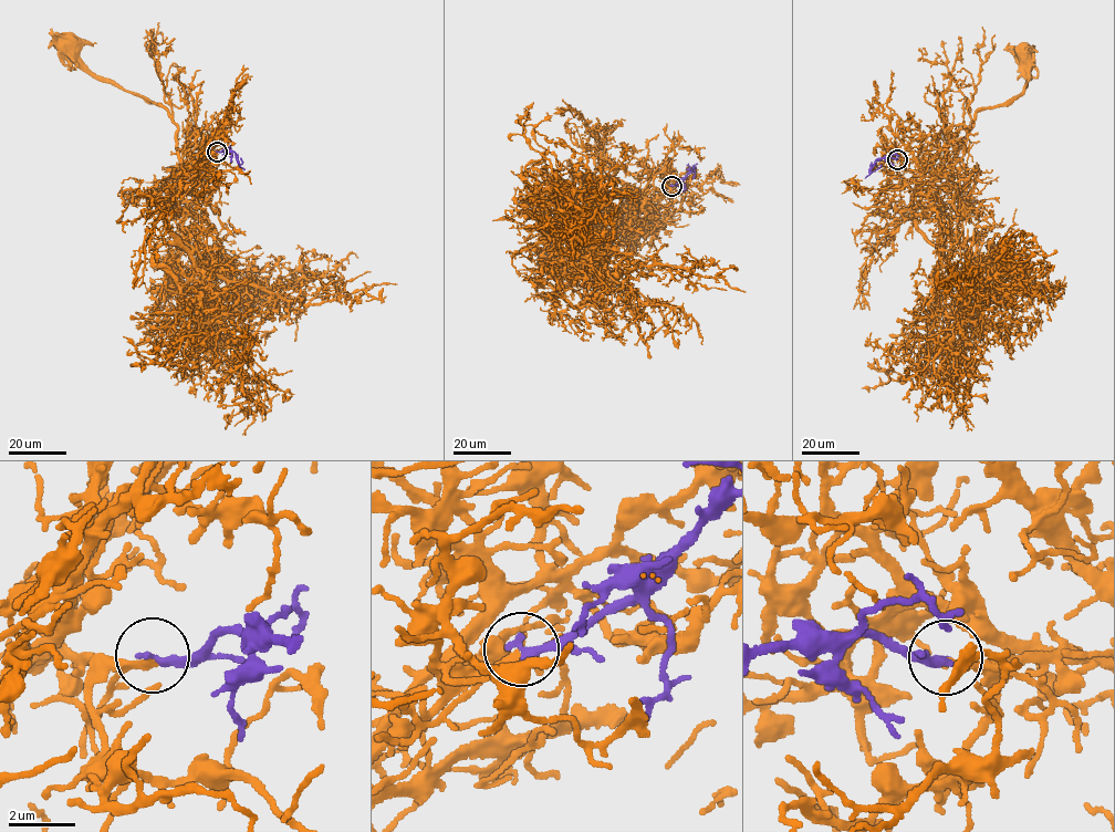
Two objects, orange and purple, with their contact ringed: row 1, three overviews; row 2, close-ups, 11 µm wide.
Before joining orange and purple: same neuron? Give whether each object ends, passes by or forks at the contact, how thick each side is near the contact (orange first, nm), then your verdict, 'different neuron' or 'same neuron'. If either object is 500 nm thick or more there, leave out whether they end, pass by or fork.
orange ends | purple ends | 200/260 nm | same neuron

